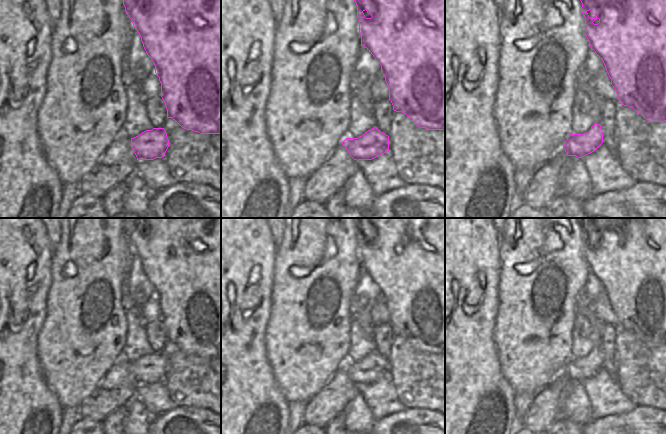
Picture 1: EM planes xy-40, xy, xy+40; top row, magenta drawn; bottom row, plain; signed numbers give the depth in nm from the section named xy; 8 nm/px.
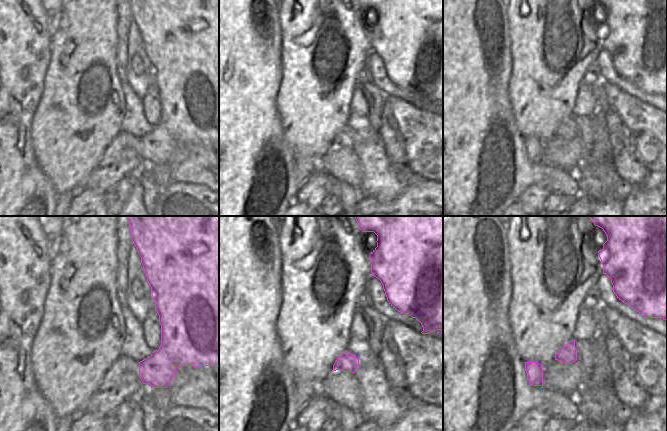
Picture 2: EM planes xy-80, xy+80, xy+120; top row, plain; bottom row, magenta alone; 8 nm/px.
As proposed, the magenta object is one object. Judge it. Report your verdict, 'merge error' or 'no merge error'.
no merge error

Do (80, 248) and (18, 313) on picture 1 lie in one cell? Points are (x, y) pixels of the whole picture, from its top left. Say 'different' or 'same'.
different

